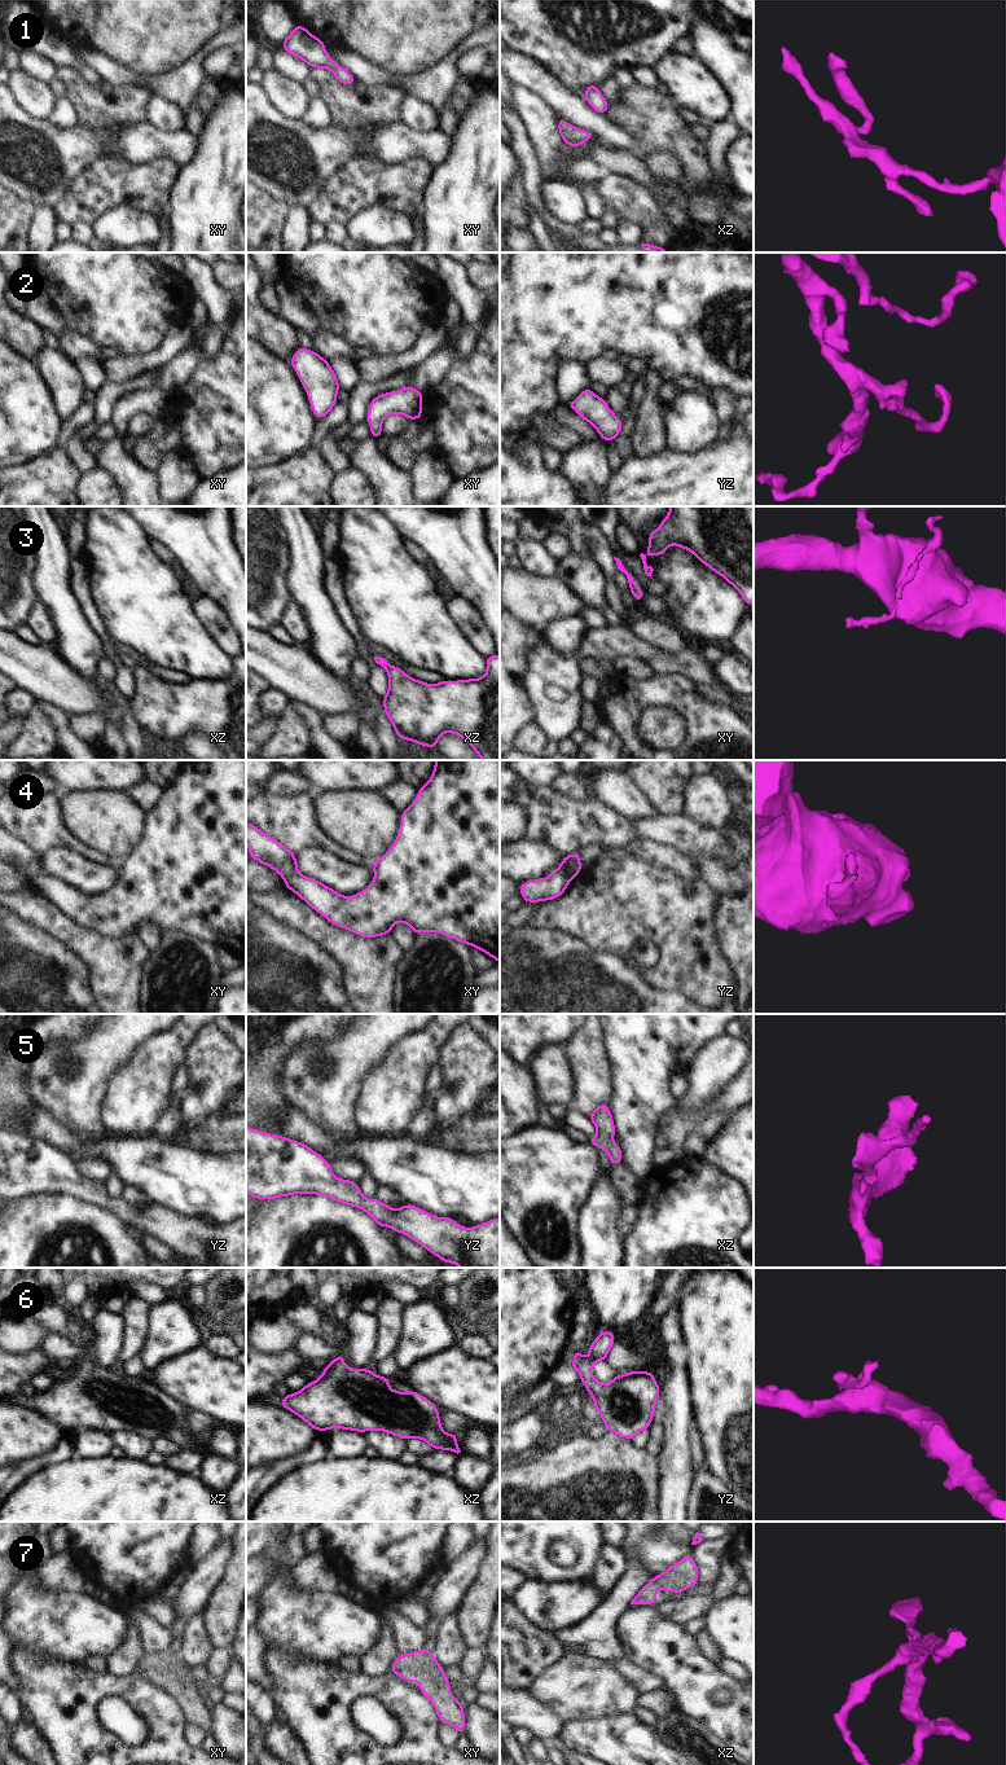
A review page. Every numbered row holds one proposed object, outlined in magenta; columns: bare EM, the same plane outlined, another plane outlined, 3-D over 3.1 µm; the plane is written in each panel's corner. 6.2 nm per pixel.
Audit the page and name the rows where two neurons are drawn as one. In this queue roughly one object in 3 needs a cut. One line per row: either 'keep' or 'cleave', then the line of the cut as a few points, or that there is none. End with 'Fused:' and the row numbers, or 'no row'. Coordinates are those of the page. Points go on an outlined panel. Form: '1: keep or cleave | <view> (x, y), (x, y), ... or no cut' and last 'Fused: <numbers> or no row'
1: keep | no cut
2: keep | no cut
3: cleave | xz (389, 664), (385, 667)
4: keep | no cut
5: keep | no cut
6: keep | no cut
7: keep | no cut
Fused: 3

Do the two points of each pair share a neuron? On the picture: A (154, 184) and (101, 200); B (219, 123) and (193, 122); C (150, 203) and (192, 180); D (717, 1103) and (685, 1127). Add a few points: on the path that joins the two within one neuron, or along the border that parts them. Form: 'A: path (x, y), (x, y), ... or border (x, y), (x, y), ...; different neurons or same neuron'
A: path (141, 184), (117, 184), (114, 187); same neuron
B: border (220, 95), (197, 136); different neurons
C: border (180, 167), (171, 189), (171, 200), (166, 215); different neurons
D: path (710, 1109), (693, 1122); same neuron

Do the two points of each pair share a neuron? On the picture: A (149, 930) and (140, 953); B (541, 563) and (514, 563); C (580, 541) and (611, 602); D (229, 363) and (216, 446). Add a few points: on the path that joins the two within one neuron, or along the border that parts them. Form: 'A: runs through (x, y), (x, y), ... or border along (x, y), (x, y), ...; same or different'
A: border along (136, 934), (152, 952); different
B: border along (515, 554), (522, 567); different
C: runs through (597, 552), (609, 563), (610, 585); same
D: runs through (229, 383), (229, 420), (224, 425); same

